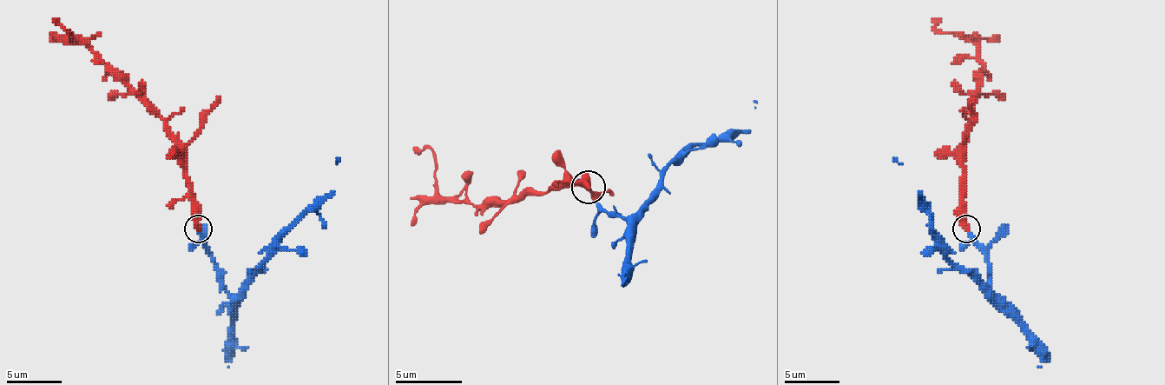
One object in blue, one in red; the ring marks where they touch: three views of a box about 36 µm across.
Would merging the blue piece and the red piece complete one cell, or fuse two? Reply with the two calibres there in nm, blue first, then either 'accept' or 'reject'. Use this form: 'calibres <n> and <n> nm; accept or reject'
calibres 170 and 460 nm; accept

